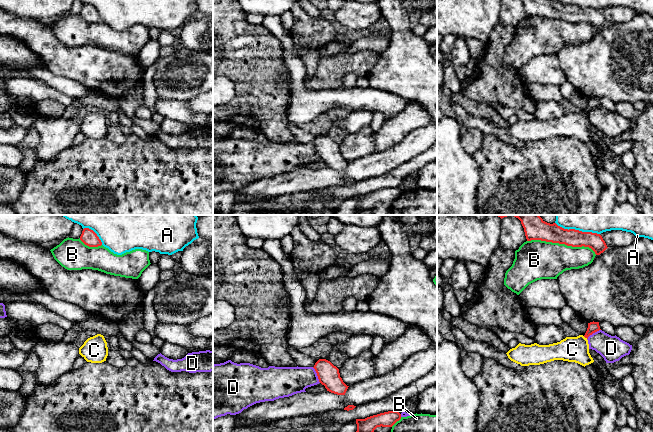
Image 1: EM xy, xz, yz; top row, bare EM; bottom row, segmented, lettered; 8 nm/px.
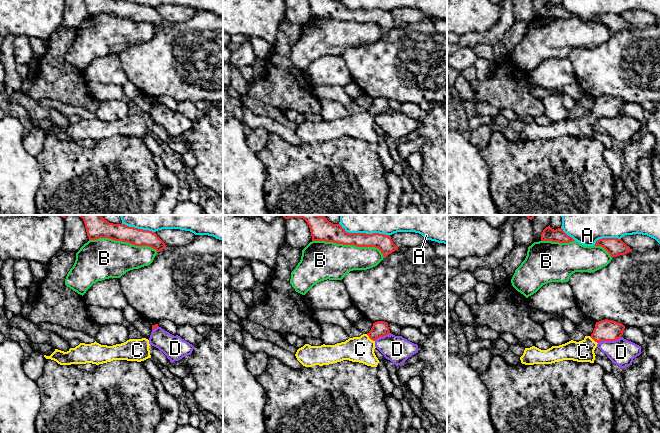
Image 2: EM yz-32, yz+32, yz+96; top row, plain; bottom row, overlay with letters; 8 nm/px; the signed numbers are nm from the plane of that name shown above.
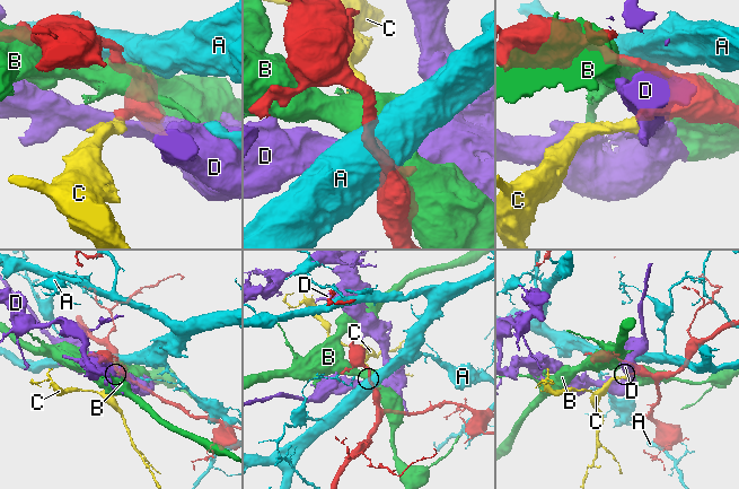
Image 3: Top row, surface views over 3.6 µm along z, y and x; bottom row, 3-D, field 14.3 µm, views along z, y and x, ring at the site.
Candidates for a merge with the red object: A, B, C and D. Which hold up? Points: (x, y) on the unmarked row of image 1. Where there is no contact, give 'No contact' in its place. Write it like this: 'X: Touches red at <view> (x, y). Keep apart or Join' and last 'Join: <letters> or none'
A: Touches red at xy (95, 9). Keep apart
B: Touches red at yz (562, 19). Keep apart
C: Touches red at yz (585, 113). Join
D: Touches red at xz (317, 151). Keep apart
Join: C

